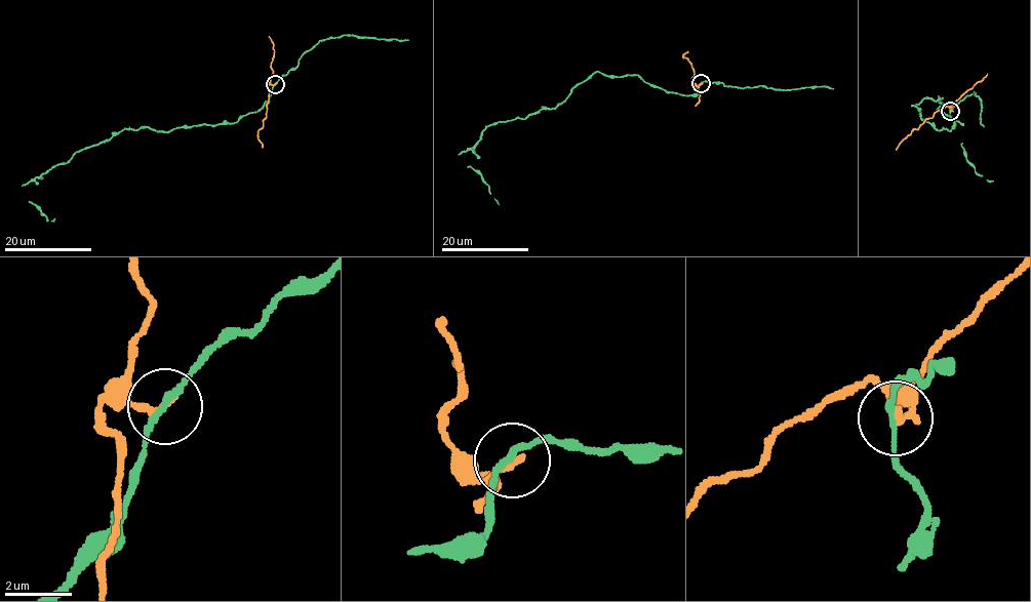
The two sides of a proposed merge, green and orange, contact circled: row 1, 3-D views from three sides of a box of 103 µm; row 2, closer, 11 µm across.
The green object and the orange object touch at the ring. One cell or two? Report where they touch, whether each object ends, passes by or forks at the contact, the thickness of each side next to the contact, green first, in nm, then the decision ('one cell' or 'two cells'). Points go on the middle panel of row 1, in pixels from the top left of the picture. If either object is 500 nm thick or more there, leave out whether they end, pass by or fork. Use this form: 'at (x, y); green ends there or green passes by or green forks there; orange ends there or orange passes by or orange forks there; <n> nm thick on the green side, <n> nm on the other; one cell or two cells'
at (701, 83); green passes by; orange ends there; 190 nm thick on the green side, 240 nm on the other; two cells

